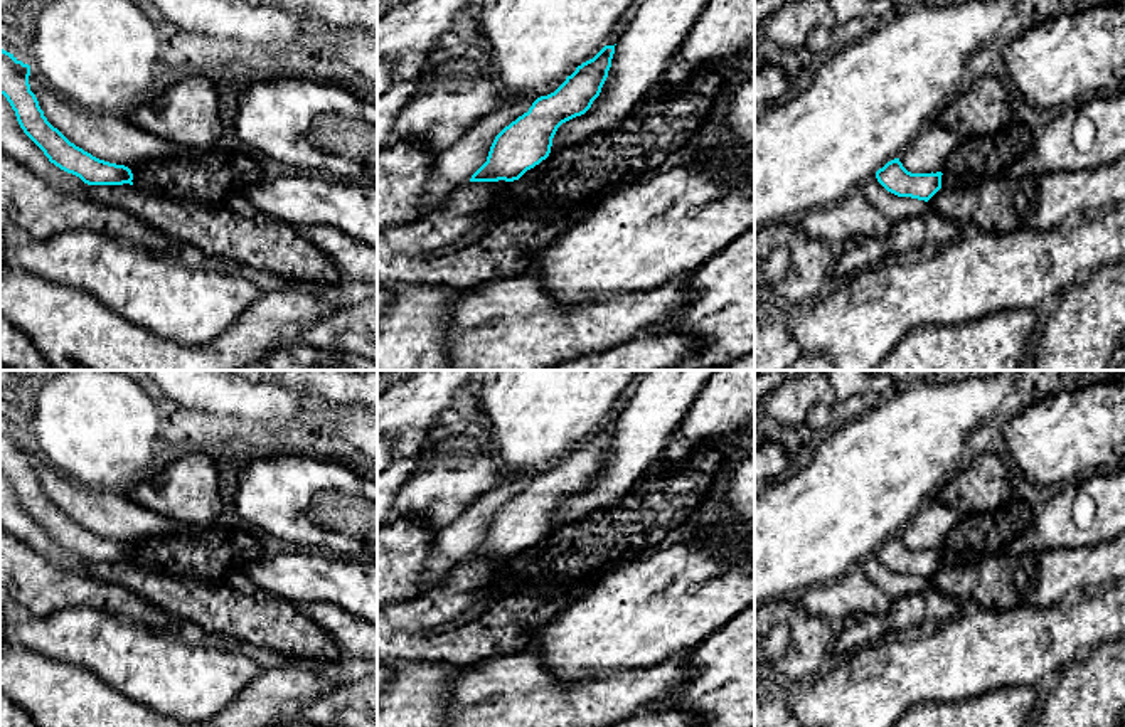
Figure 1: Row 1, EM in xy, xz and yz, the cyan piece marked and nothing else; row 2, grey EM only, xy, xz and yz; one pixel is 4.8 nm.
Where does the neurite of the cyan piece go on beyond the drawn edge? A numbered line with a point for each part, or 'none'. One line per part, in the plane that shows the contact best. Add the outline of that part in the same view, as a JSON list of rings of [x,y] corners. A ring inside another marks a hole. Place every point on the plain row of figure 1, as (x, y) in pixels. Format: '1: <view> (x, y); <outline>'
none

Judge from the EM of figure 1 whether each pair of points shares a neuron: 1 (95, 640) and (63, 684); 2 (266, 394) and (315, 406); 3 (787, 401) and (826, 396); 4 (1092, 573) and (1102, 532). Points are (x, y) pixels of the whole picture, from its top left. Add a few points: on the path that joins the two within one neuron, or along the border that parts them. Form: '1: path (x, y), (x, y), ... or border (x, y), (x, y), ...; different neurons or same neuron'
1: border (37, 653), (81, 665), (110, 685); different neurons
2: border (303, 394), (300, 401), (302, 413); different neurons
3: path (797, 396), (815, 396); same neuron
4: border (1107, 541), (1097, 546), (1060, 549); different neurons

